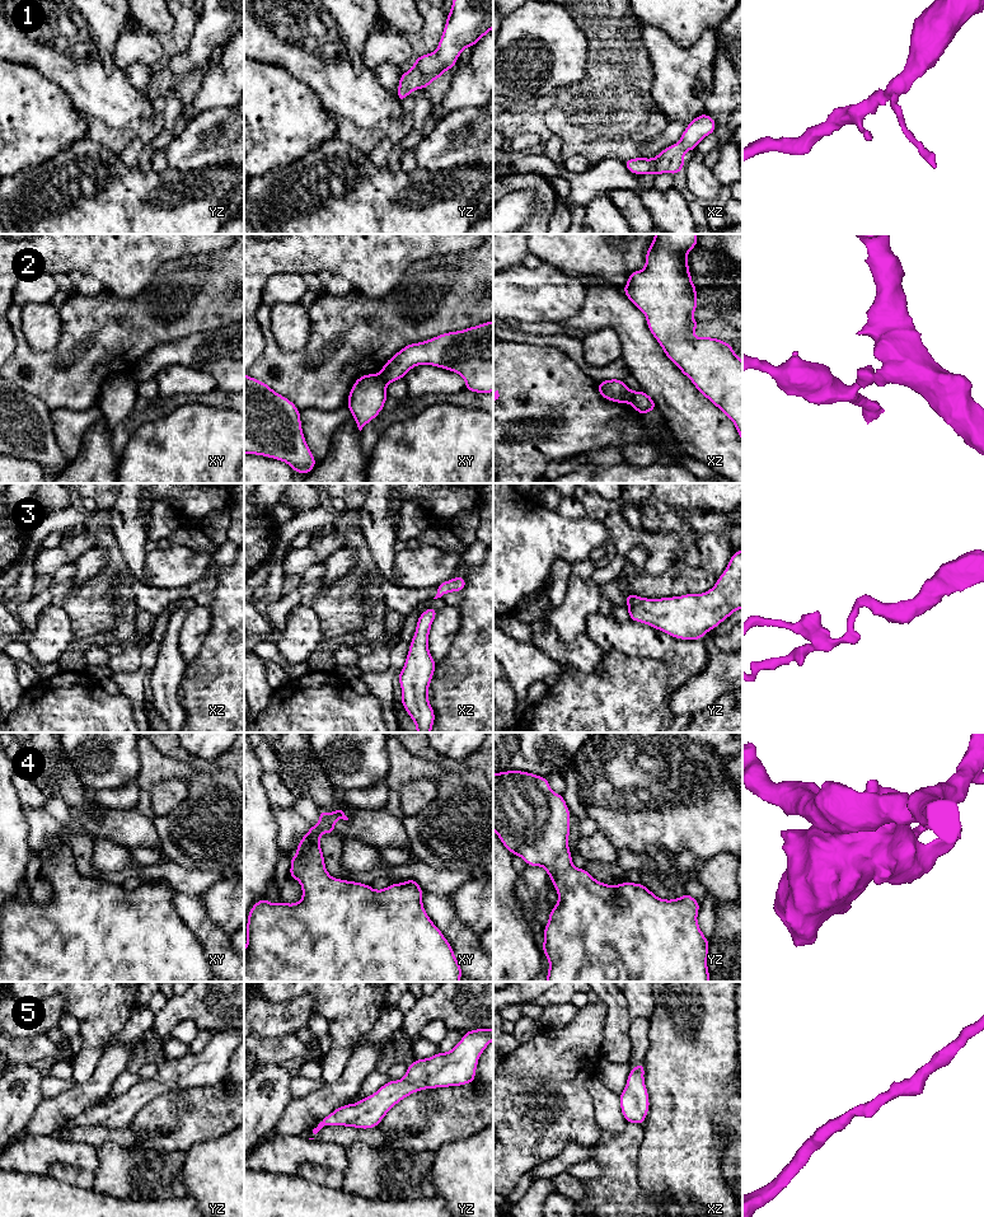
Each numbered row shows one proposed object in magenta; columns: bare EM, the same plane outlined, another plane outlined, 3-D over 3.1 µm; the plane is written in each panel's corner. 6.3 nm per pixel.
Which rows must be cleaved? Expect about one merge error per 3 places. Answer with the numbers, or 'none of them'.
2

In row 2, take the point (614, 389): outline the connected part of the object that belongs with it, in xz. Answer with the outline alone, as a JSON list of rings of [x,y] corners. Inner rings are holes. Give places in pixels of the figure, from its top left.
[[[619,379],[599,383],[598,392],[603,398],[617,403],[629,403],[633,395],[633,392]]]

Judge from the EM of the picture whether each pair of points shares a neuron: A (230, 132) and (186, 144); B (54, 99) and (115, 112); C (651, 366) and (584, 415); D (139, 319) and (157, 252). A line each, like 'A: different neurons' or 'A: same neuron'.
A: same neuron
B: different neurons
C: different neurons
D: different neurons

